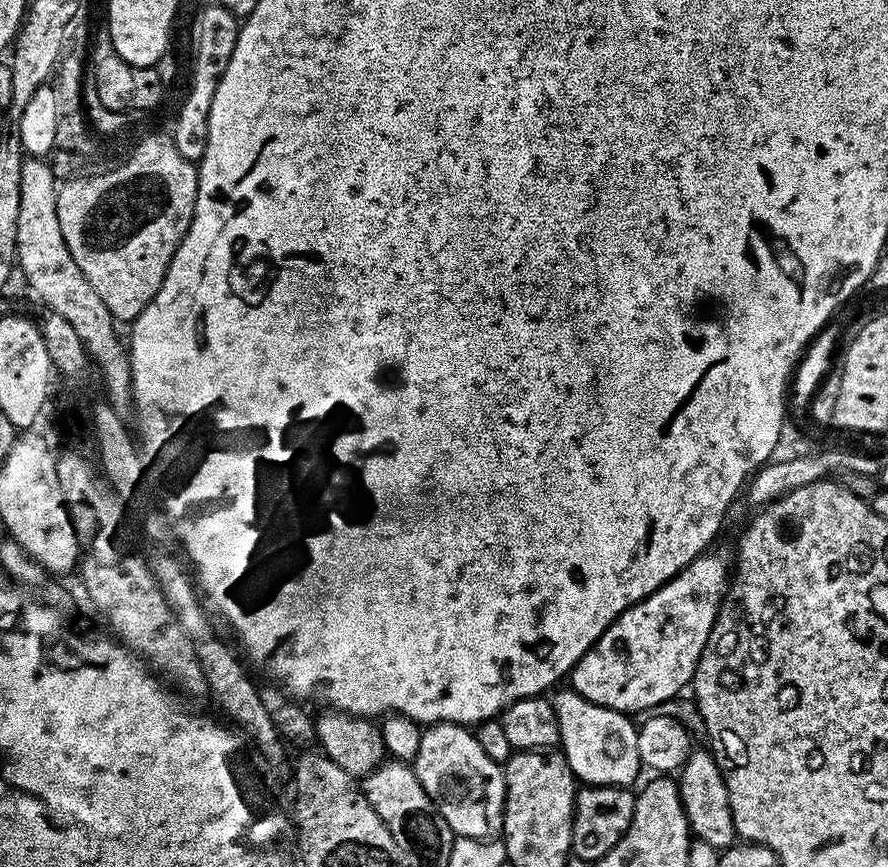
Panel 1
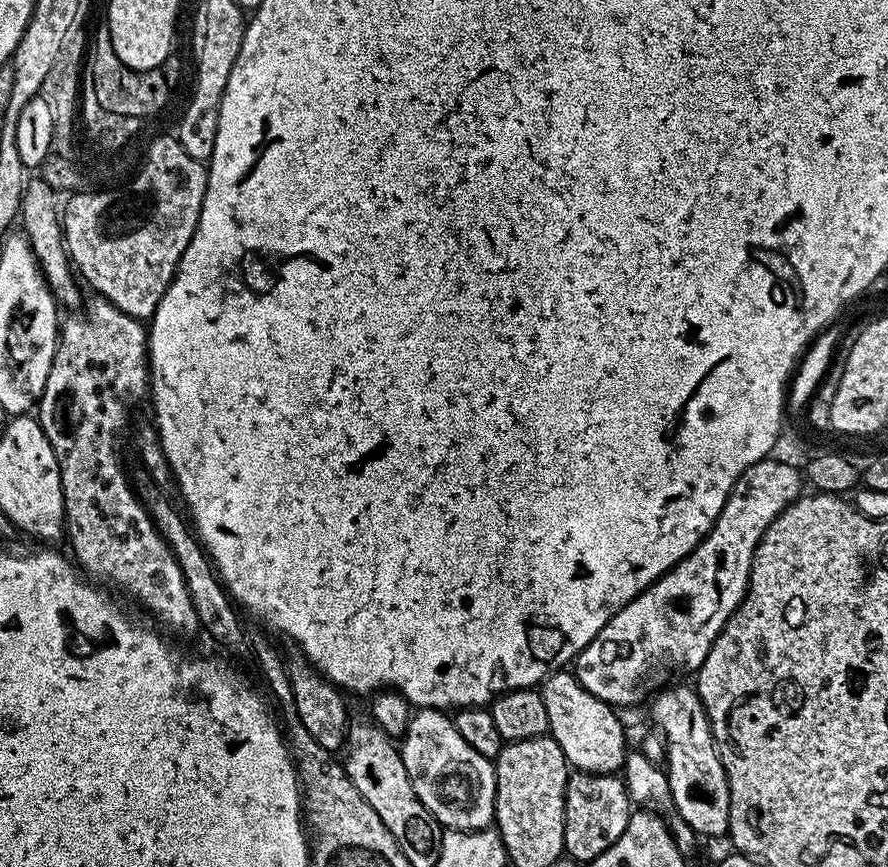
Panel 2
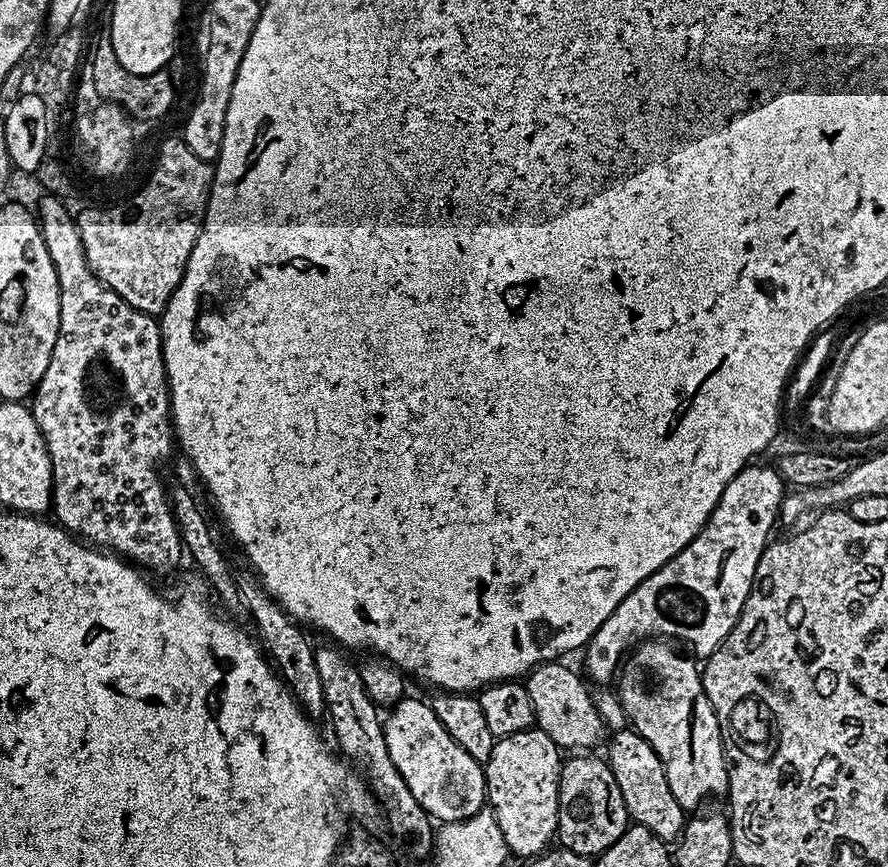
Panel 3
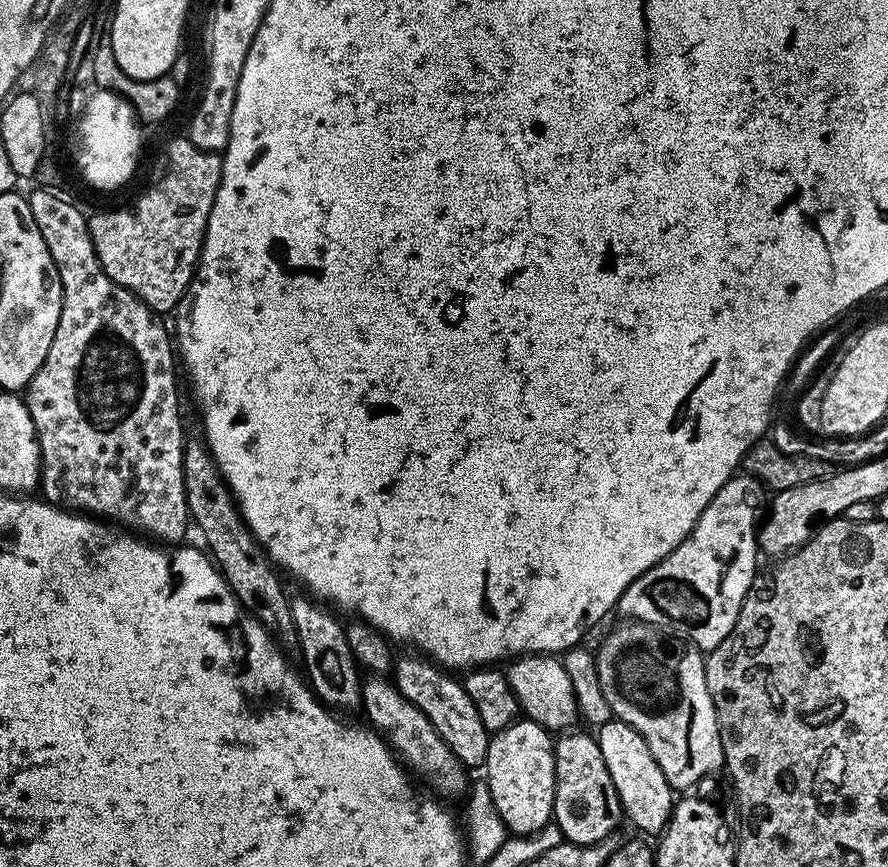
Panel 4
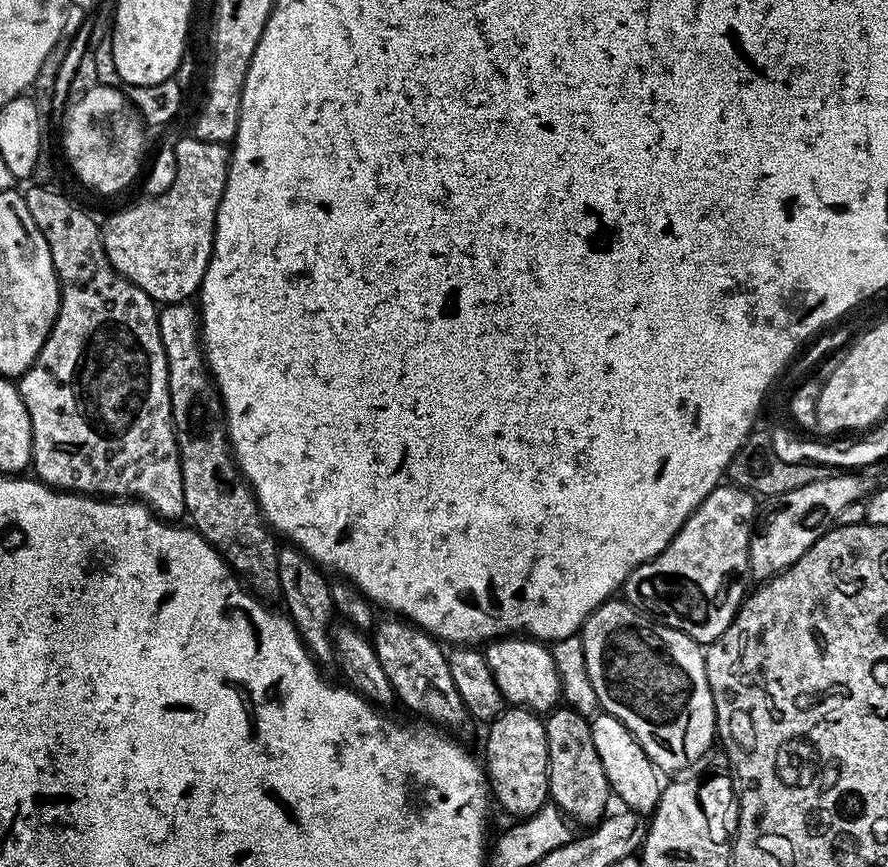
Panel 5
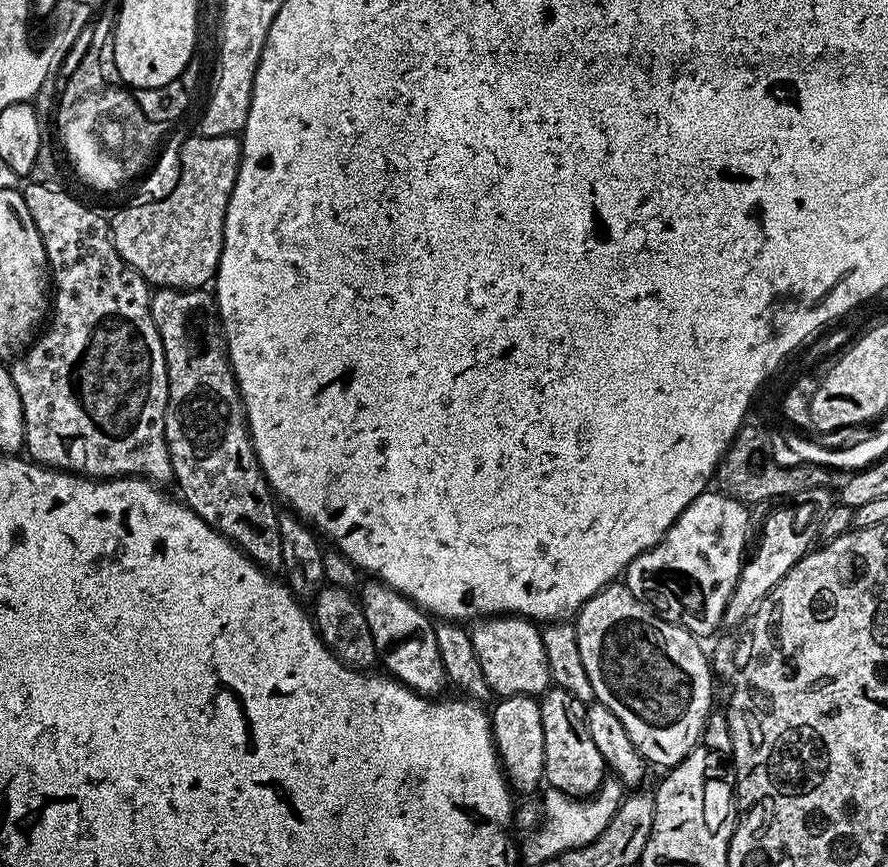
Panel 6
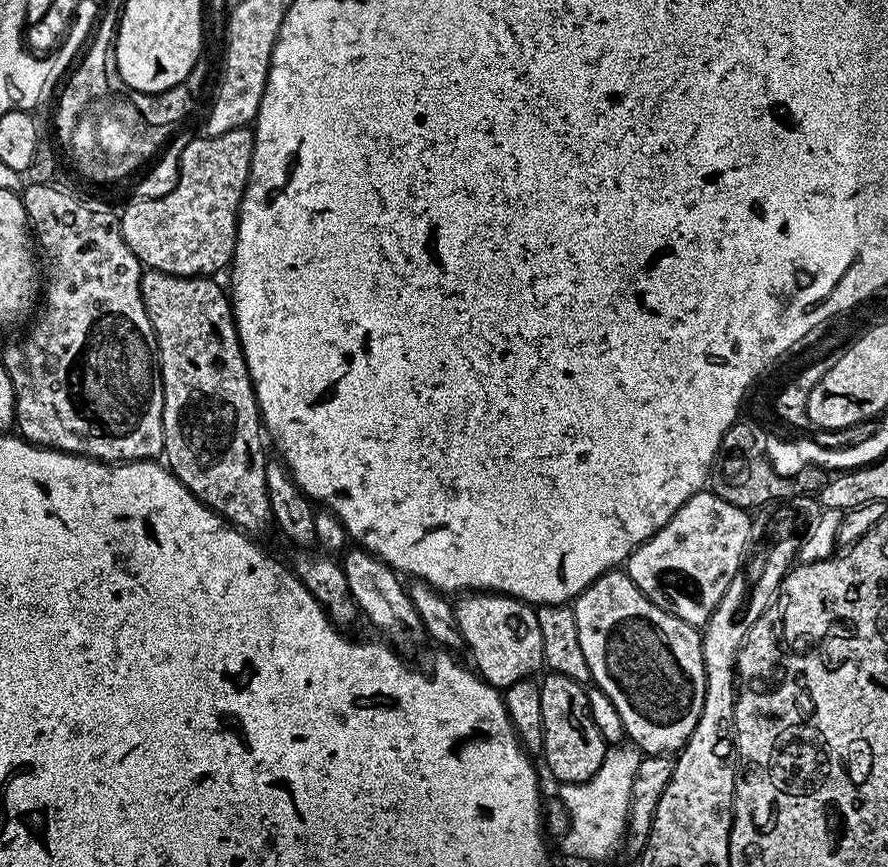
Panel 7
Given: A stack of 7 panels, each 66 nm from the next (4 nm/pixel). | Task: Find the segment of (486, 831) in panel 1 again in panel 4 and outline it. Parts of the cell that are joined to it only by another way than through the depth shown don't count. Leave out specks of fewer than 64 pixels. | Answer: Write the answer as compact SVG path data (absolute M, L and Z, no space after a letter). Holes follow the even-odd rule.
M369 675L363 681L360 698L362 712L368 715L367 723L388 741L393 753L413 773L416 771L422 779L429 780L440 792L453 792L462 797L465 795L470 780L469 777L464 777L464 765L446 746L446 742L442 742L438 730L430 726L430 718L426 718L426 714L422 714L422 710L414 706L414 702L410 702L400 693L391 679Z

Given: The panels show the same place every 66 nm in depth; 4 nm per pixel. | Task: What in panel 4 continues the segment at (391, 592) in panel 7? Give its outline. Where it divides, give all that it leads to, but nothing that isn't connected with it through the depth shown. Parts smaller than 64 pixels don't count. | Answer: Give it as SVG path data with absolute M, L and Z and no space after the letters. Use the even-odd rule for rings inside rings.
M408 654L395 661L394 664L394 683L396 689L426 718L430 718L430 726L438 730L442 742L457 756L465 769L478 770L484 768L484 763L490 750L492 736L486 730L482 717L478 714L474 702L470 702L470 694L466 694L463 683L459 679L455 680L451 671L445 670L439 664L433 662L424 654Z

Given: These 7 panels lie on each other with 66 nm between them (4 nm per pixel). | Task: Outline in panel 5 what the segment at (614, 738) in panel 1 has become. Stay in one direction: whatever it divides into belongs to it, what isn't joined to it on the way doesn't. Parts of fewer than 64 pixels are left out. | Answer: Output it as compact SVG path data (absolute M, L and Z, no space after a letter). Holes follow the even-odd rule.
M513 634L491 641L483 653L494 674L494 682L498 682L498 688L509 705L529 708L537 714L547 714L561 703L559 672L552 657L552 649L547 643Z

